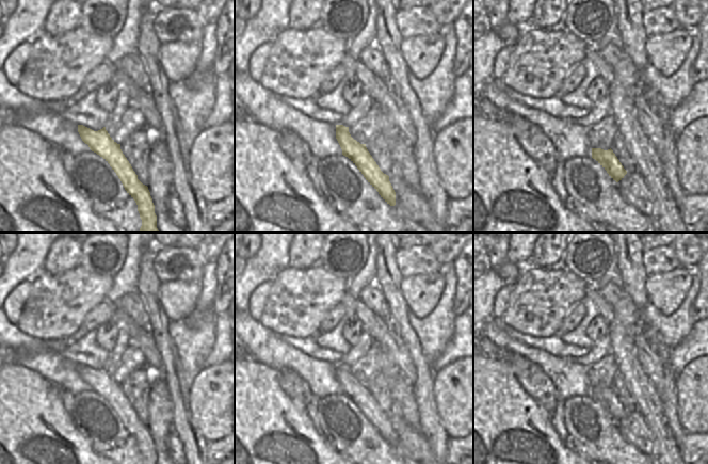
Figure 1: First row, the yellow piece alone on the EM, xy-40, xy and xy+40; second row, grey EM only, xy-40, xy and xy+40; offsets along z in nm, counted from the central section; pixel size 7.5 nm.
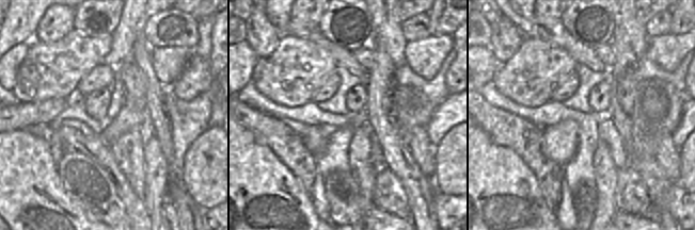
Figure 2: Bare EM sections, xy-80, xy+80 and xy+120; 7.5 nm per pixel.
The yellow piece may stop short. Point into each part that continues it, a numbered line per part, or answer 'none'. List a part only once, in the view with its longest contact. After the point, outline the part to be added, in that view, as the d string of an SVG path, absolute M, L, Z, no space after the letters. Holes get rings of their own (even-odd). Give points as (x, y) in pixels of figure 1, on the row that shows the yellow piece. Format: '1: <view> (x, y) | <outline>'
none

